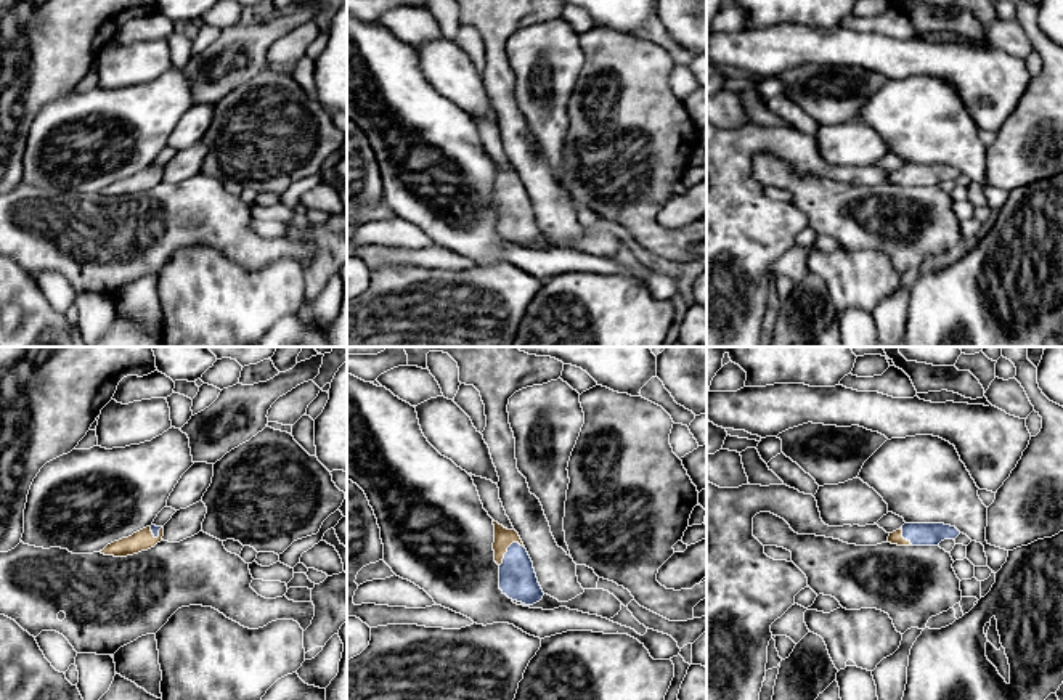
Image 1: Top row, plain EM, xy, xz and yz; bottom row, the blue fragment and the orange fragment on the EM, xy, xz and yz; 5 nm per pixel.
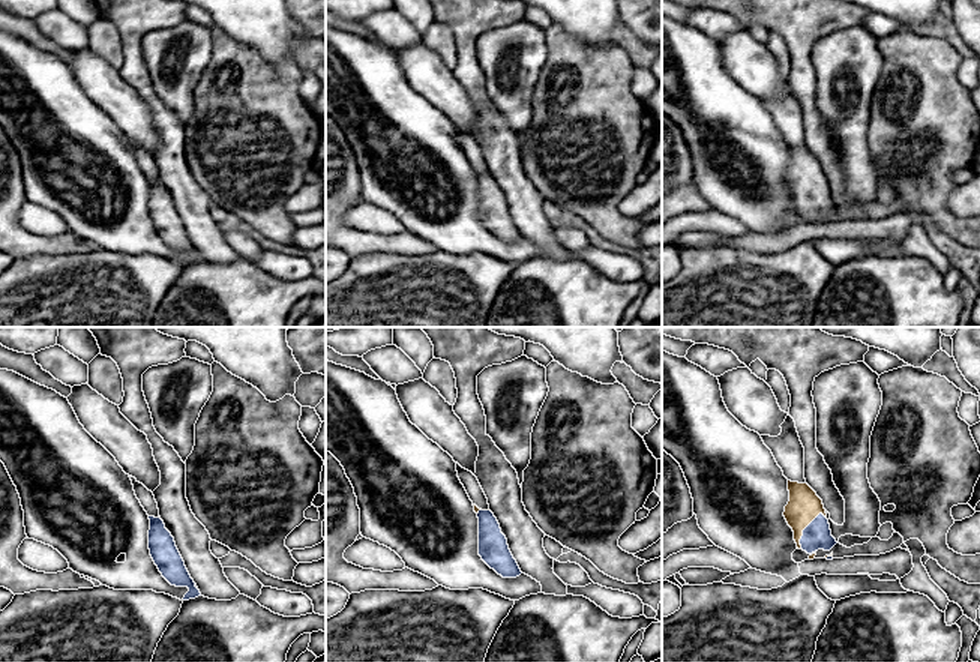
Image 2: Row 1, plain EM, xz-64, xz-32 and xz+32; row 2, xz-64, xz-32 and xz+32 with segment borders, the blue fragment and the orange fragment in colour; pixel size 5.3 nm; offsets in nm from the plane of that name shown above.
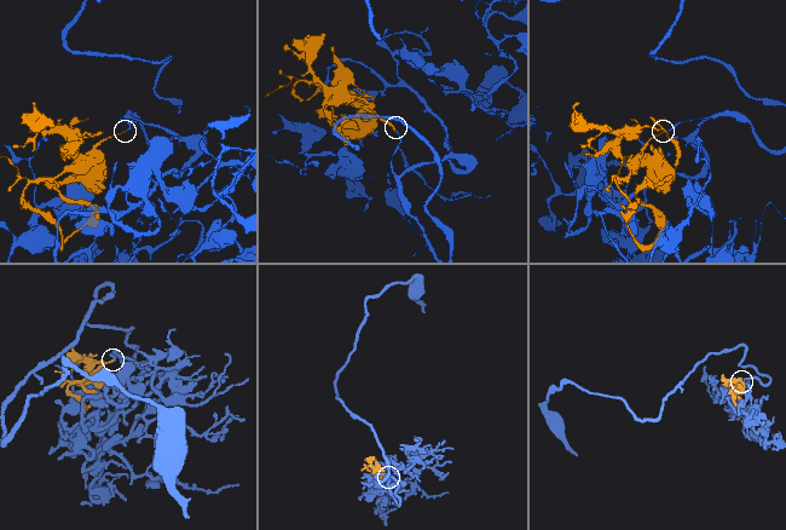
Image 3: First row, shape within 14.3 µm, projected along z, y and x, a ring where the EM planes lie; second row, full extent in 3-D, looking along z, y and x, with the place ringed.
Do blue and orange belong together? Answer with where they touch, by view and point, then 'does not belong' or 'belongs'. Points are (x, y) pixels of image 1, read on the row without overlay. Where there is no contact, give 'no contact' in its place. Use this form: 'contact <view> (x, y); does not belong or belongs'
contact xz (508, 190); belongs

